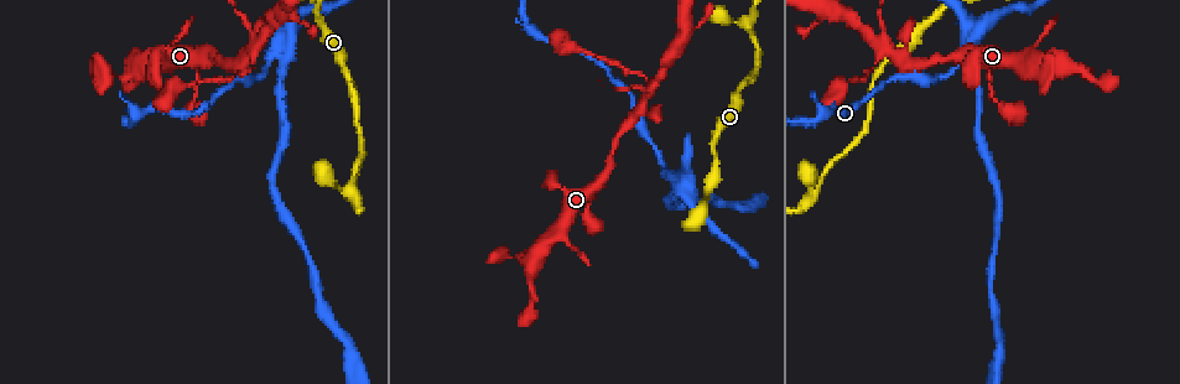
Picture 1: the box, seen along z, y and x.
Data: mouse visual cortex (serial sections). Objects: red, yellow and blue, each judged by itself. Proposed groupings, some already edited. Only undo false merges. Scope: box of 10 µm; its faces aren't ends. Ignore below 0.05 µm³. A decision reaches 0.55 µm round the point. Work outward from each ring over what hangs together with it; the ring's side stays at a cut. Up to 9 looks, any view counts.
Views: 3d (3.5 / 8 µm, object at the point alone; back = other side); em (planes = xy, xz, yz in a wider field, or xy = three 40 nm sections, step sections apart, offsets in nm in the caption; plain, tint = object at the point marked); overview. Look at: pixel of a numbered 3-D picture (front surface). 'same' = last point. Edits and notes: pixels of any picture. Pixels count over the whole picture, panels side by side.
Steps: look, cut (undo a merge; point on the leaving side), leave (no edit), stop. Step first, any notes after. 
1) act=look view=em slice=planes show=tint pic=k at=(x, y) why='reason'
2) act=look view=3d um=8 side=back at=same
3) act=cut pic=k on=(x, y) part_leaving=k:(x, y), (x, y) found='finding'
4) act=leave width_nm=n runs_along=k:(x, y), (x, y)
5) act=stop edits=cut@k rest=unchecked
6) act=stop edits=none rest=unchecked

act=look view=3d um=3.5 pic=1 at=(276, 54) why='sharp bend'

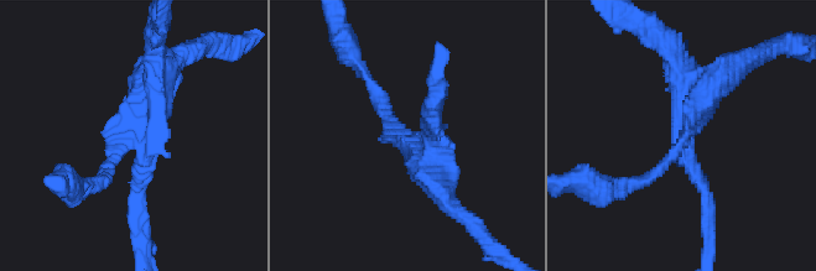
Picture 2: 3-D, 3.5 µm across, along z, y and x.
act=look view=em slice=xy step=1 show=tint pic=2 at=(680, 143) arms=3 arm_widths_nm=200,200,450 why='shape alone is not enough'

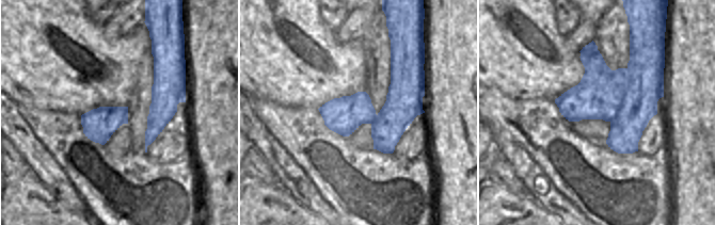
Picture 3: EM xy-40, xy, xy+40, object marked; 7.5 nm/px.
act=cut pic=2 on=(650, 40) part_leaving=2:(686, 150), (708, 203), (708, 256) found='a second cell is stuck on'

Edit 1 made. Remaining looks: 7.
act=look view=overview

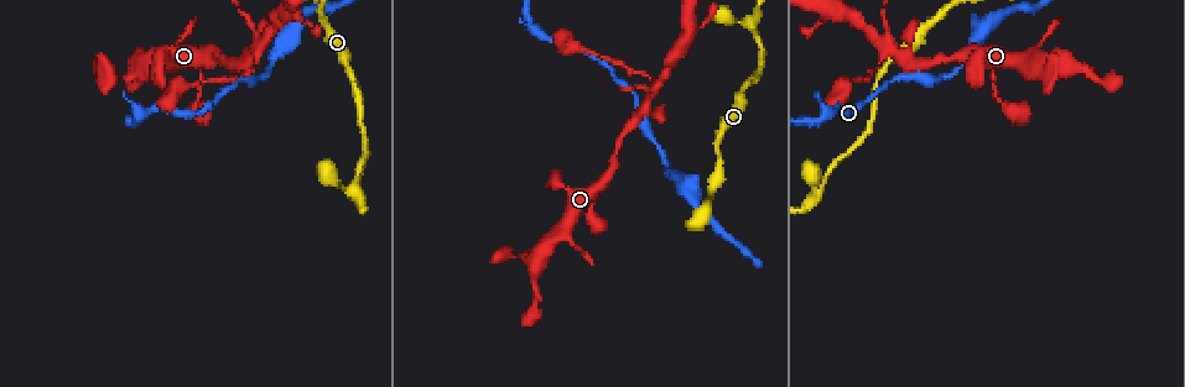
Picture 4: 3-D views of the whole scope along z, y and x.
act=look view=3d um=8 pic=4 at=(258, 52) why='four or more arms meet'

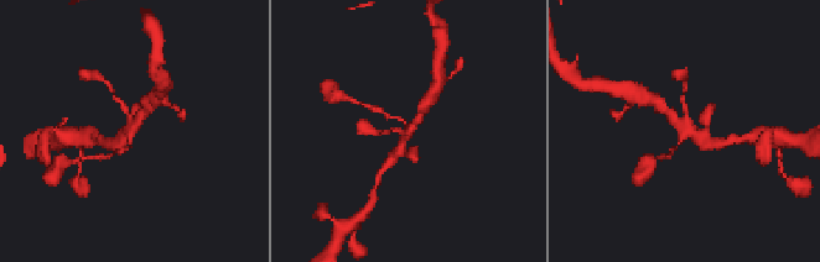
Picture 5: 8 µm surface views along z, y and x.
act=look view=3d um=3.5 at=same why='closer look'

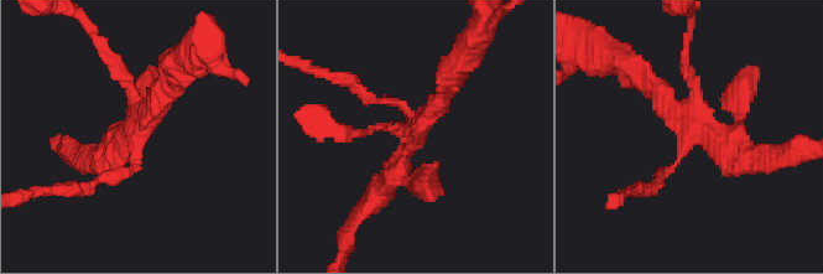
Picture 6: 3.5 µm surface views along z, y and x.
act=leave runs_along=6:(758, 161), (694, 130), (647, 81) found='one cell here'

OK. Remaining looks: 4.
act=look view=3d um=3.5 pic=4 at=(817, 188)

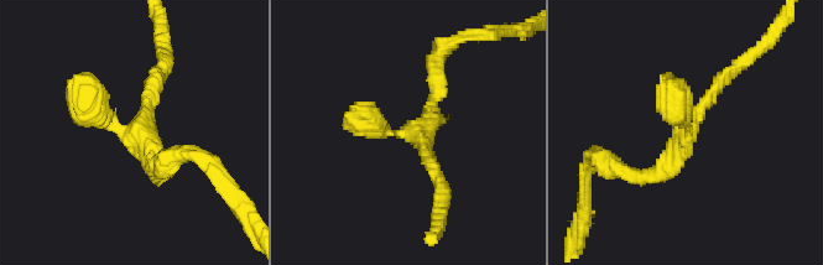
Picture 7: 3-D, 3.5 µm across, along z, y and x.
act=look view=em slice=xy step=3 show=tint pic=7 at=(689, 129) arms=3 arm_widths_nm=150,200,400

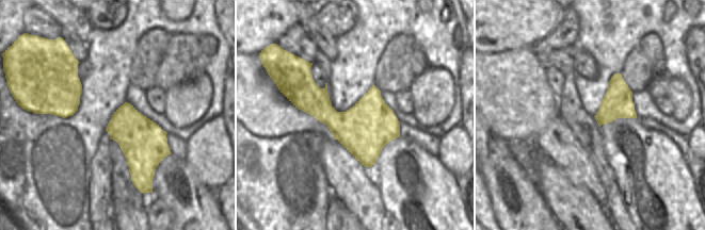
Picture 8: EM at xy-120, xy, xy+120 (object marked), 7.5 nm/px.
act=leave runs_along=7:(437, 182), (418, 134), (384, 131), (358, 109) found='continuous, no second cell'

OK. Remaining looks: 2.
act=look view=em slice=xy step=5 show=tint pic=4 at=(526, 261) why='sharp bend'

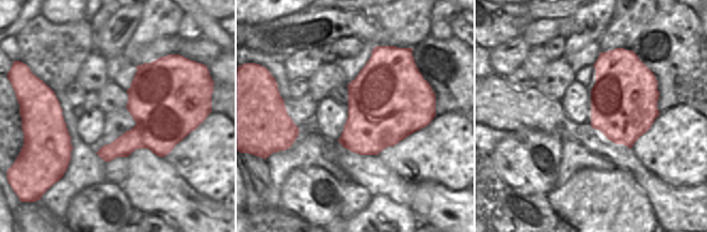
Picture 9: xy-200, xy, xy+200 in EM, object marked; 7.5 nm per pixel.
act=look view=3d um=3.5 at=same

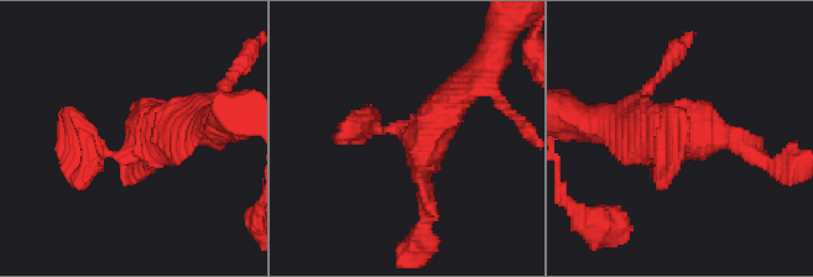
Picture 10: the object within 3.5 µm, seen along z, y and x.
act=leave found='continuous, no second cell'

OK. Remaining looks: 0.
act=stop edits=cut@2 rest=unchecked

